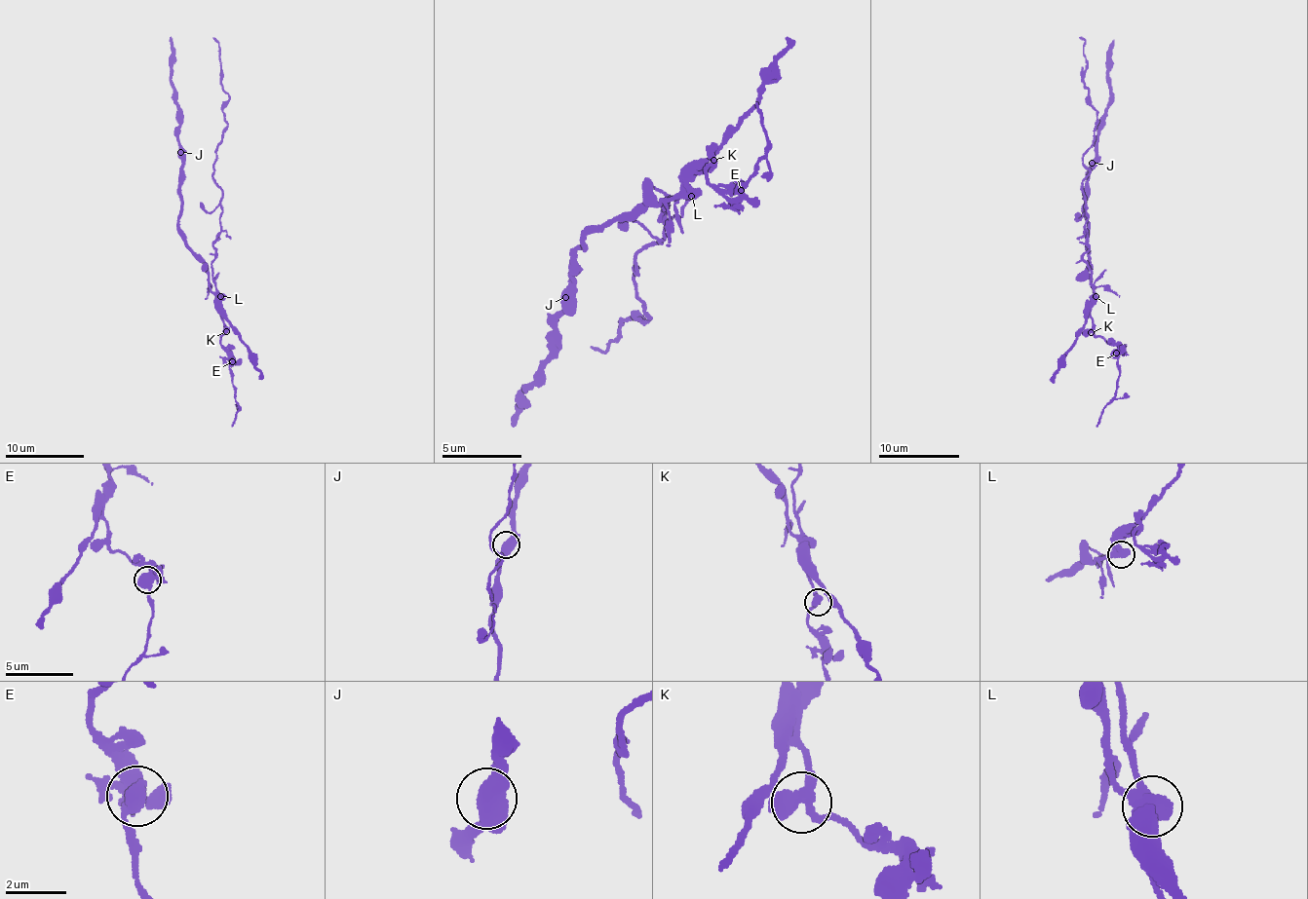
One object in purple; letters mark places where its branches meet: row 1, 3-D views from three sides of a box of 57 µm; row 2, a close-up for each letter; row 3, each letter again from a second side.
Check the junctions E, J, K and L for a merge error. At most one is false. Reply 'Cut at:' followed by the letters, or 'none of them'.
Cut at: L

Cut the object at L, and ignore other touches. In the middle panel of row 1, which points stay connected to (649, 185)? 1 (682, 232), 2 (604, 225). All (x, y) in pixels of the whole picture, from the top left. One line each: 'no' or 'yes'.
1: no
2: yes

